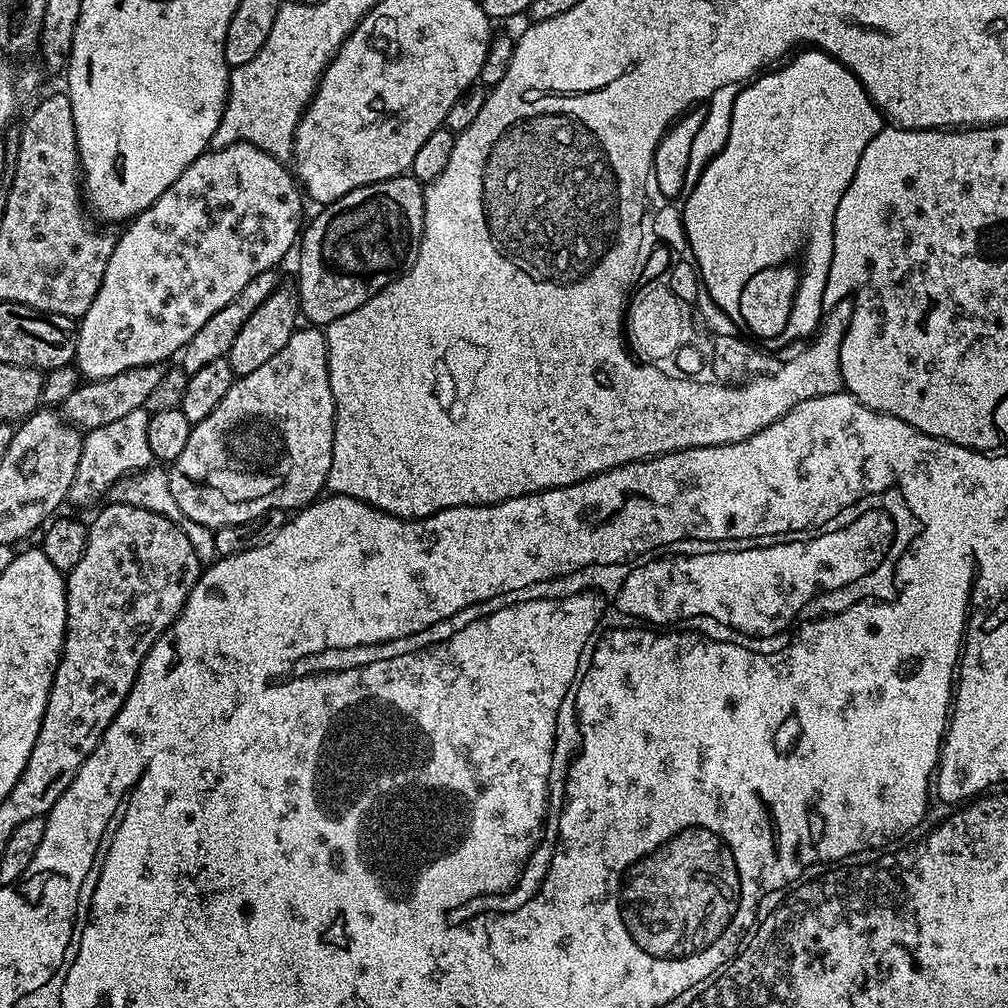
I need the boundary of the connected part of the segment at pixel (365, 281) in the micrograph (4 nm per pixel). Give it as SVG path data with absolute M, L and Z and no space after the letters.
M411 174L403 176L395 176L389 180L382 182L374 182L367 184L361 188L350 190L350 194L346 194L342 198L338 198L333 204L323 205L319 209L320 212L316 217L307 221L306 227L302 232L302 239L298 244L298 253L300 252L300 288L298 287L298 303L305 320L312 326L326 326L330 322L334 322L338 318L342 318L342 314L350 314L354 310L361 308L374 294L378 294L391 280L397 279L412 263L417 252L420 251L420 239L424 233L424 189L425 185L417 180Z

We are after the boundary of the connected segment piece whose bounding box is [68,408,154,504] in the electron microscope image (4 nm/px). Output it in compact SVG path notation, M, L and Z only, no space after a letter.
M144 408L133 410L115 422L91 429L84 436L82 458L78 458L78 474L68 491L68 500L76 504L92 504L96 499L107 497L108 492L120 479L140 472L153 463L148 437L149 413Z

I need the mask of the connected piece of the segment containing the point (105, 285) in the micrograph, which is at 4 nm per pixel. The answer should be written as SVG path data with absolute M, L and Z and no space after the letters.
M231 144L225 148L212 148L203 152L186 170L182 170L182 178L174 182L174 186L166 189L153 204L144 212L140 212L127 225L124 233L119 233L114 250L110 254L110 262L106 266L106 274L102 278L102 286L98 286L98 294L94 294L94 302L86 314L79 317L76 330L76 359L74 367L85 381L101 380L110 378L114 374L122 374L122 370L130 370L147 364L164 364L168 359L175 357L226 302L234 302L238 298L238 290L250 282L250 278L258 278L258 274L271 272L277 266L276 263L295 249L298 244L298 237L302 232L302 225L305 223L304 216L305 197L302 195L301 185L295 175L290 171L289 165L283 160L274 158L266 150L262 150L253 144Z

